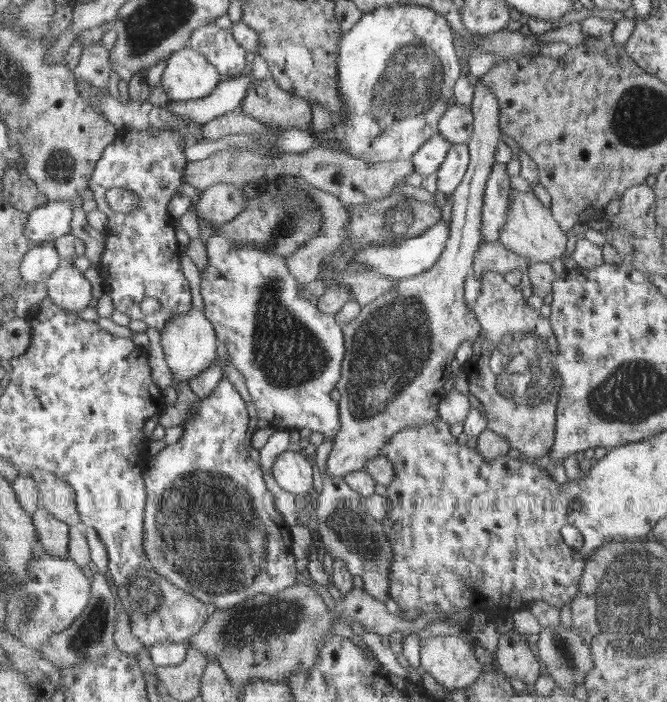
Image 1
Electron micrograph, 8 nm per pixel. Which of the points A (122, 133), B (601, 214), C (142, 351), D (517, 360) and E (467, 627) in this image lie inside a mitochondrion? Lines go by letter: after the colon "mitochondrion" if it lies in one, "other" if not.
A: other
B: other
C: other
D: mitochondrion
E: other

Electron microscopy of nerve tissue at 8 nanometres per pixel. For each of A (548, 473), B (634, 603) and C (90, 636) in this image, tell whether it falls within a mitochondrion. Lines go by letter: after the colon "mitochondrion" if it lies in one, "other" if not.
A: other
B: mitochondrion
C: mitochondrion

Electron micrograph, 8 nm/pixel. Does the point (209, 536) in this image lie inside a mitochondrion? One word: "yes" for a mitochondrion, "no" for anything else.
yes

